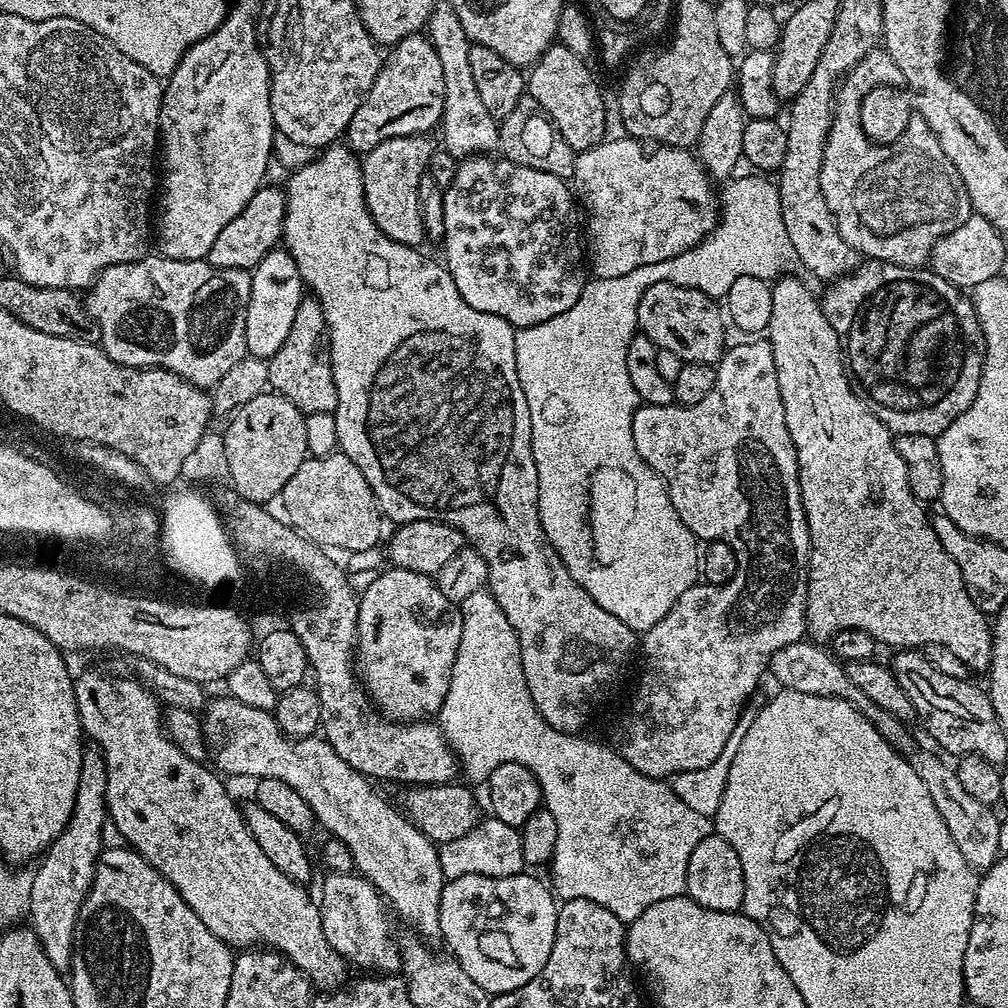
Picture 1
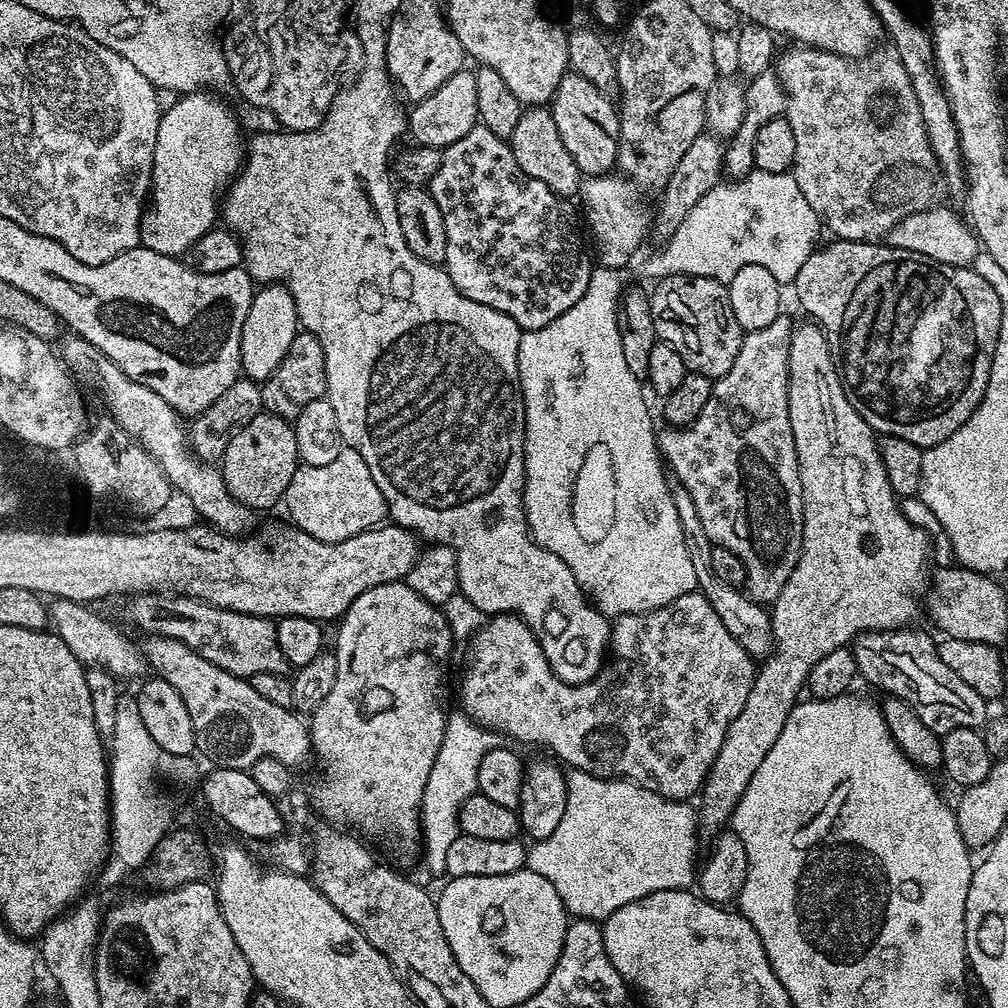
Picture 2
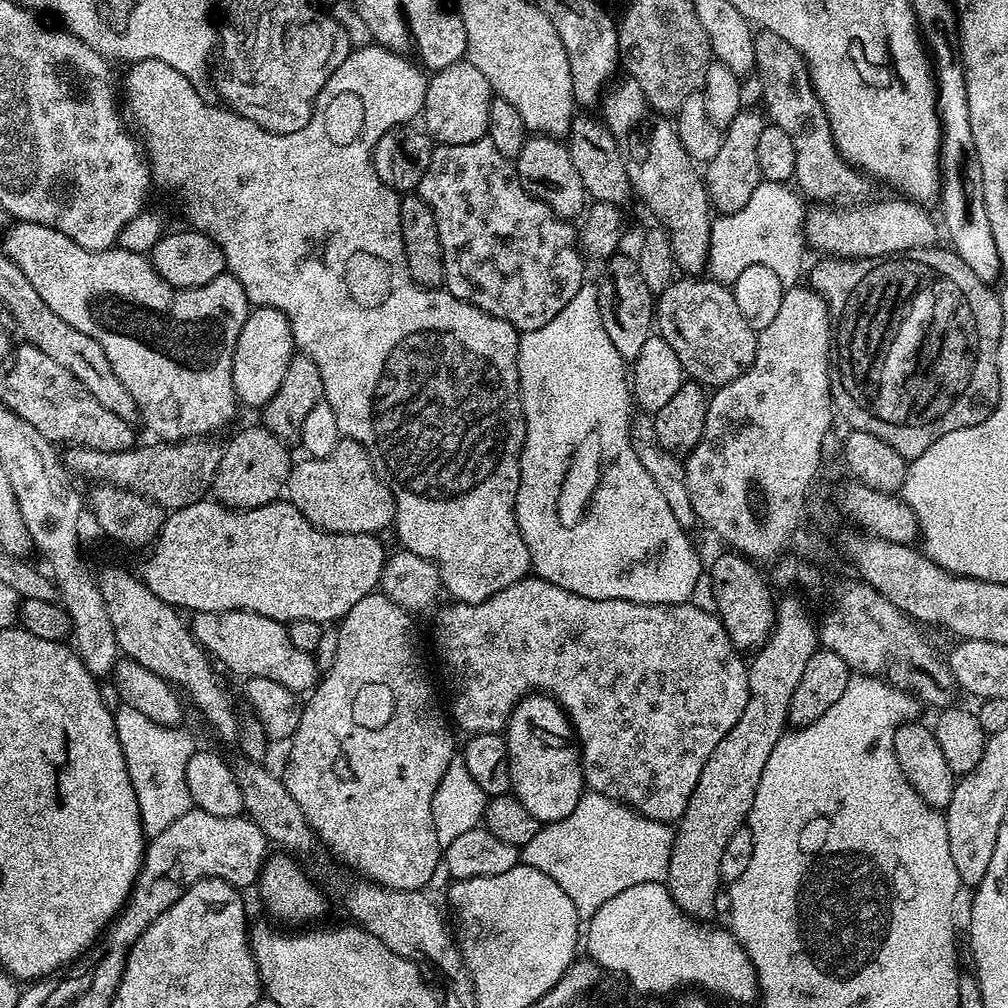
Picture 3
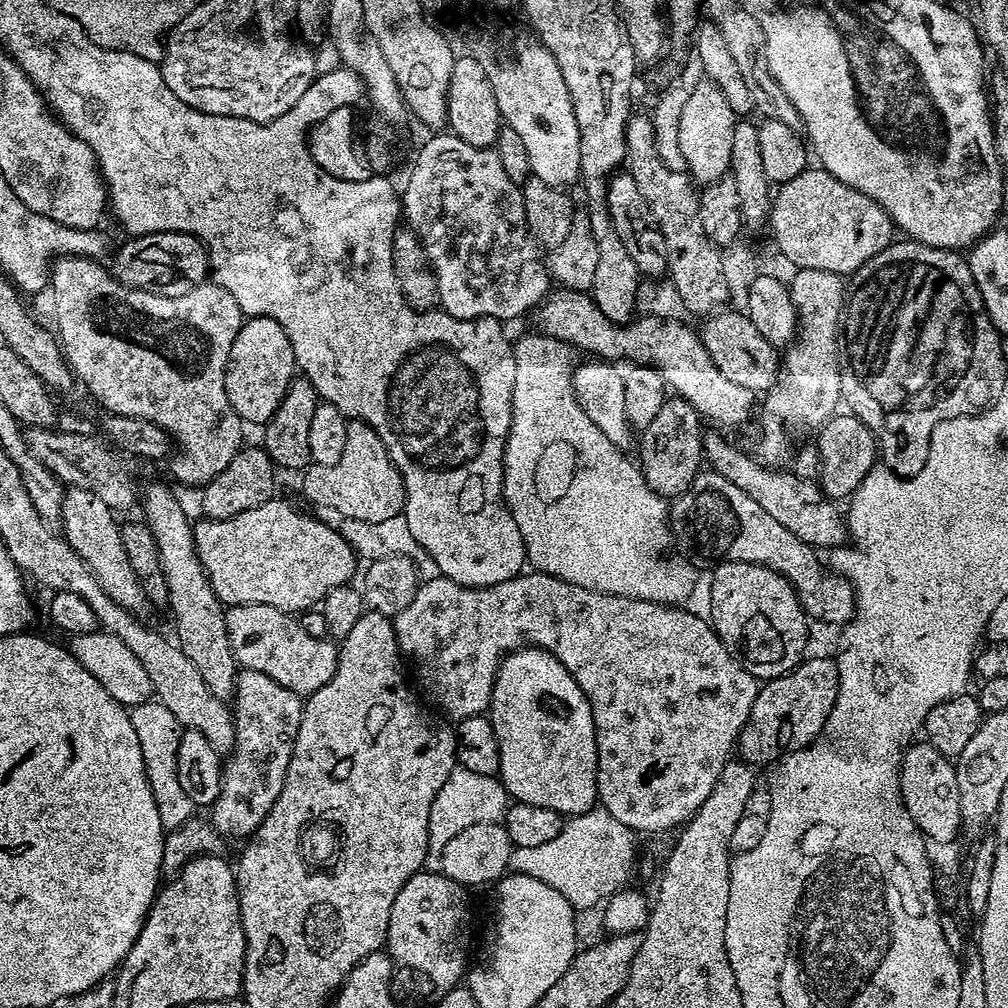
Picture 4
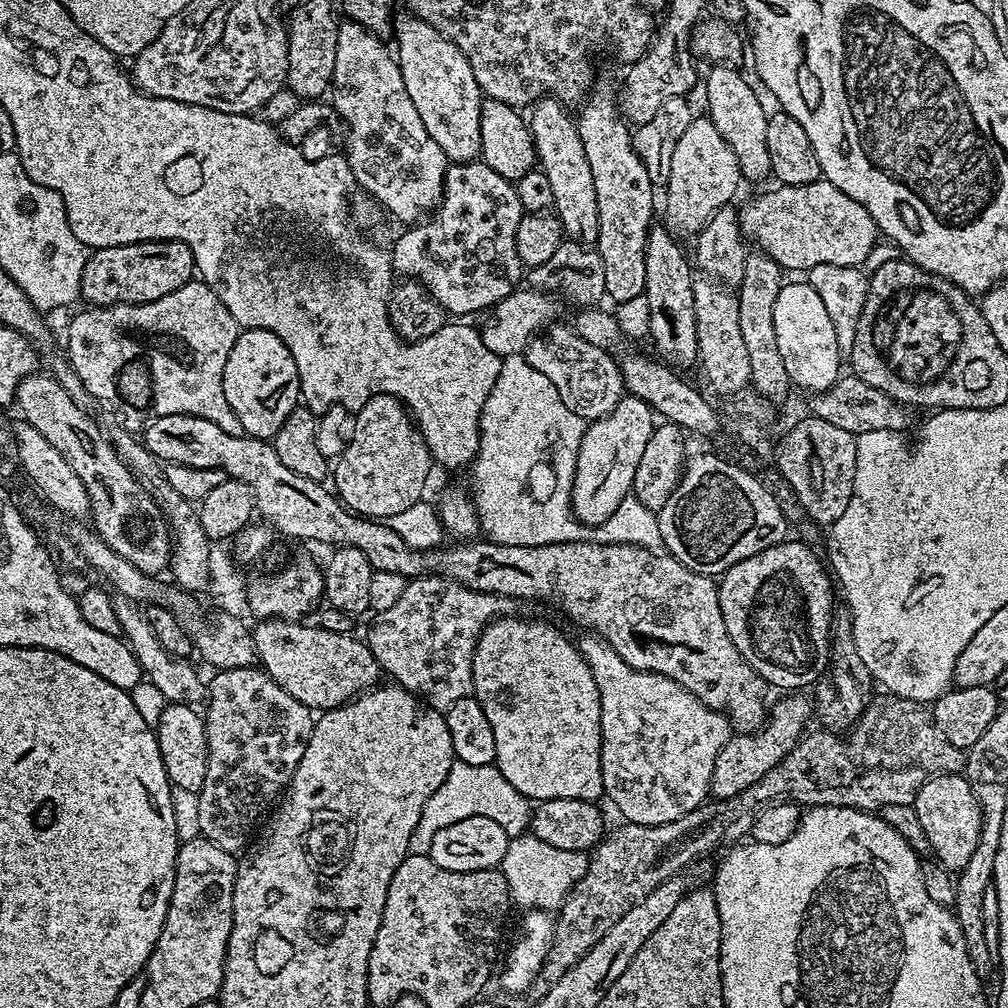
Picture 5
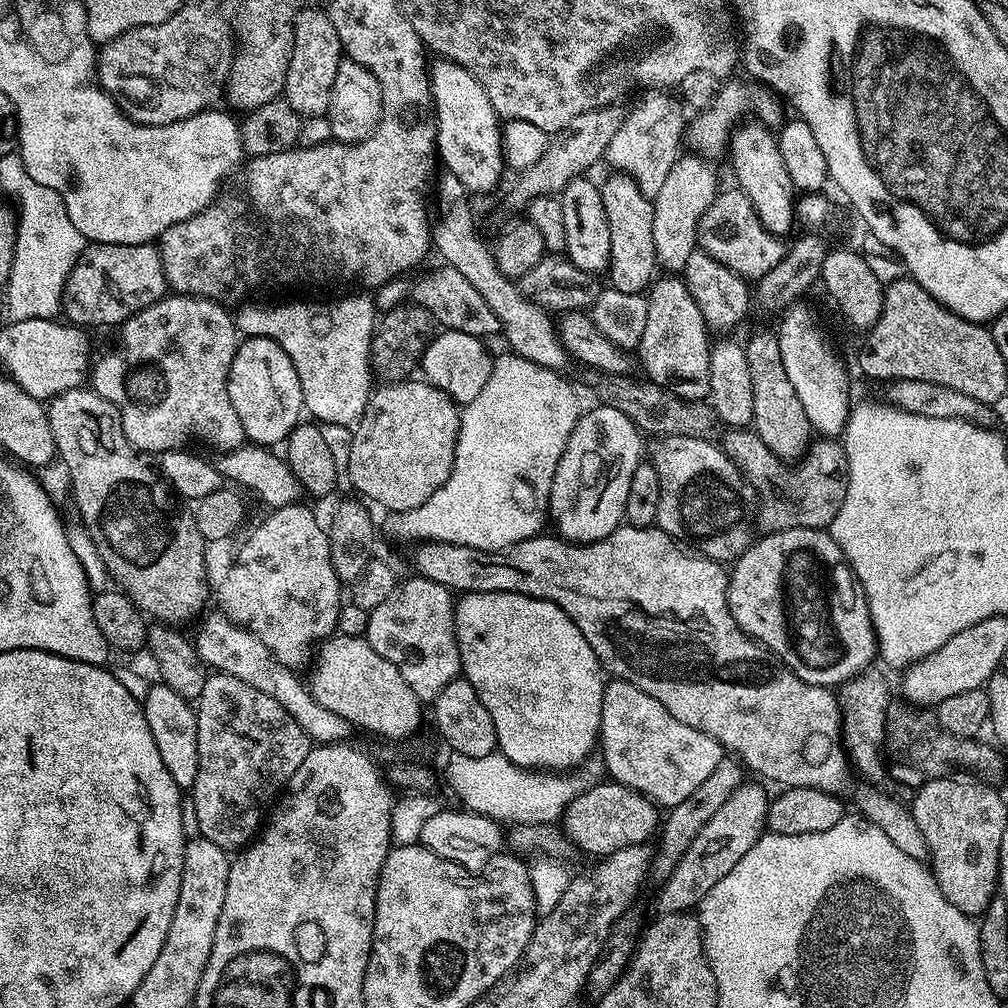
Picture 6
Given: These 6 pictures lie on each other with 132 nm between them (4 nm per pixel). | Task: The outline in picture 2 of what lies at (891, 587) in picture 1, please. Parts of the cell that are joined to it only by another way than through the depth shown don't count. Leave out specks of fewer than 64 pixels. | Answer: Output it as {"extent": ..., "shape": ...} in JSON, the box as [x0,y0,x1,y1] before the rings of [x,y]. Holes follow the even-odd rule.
{"extent":[698,323,930,834],"shape":[[[797,323],[793,327],[792,337],[790,338],[790,354],[788,355],[790,430],[794,434],[796,457],[802,478],[802,550],[798,554],[798,562],[794,566],[790,578],[786,578],[786,586],[782,586],[782,594],[778,594],[778,598],[771,601],[770,604],[773,643],[771,653],[763,657],[762,663],[757,667],[756,677],[750,686],[750,694],[746,698],[746,706],[742,706],[742,714],[738,714],[738,718],[734,718],[734,722],[730,722],[730,730],[726,730],[722,750],[718,750],[718,758],[714,758],[708,776],[704,780],[704,786],[698,793],[698,801],[700,800],[698,824],[703,831],[705,828],[706,831],[712,832],[711,834],[719,833],[731,821],[742,794],[746,794],[746,786],[750,786],[750,778],[754,778],[754,770],[758,770],[762,758],[766,758],[766,754],[770,754],[770,746],[774,746],[774,742],[778,742],[778,734],[782,734],[782,726],[786,726],[786,718],[790,718],[790,710],[796,707],[801,699],[800,691],[802,693],[805,691],[810,670],[814,670],[814,666],[818,666],[818,662],[822,662],[822,658],[826,658],[826,654],[830,654],[830,650],[838,650],[851,645],[862,632],[881,632],[887,628],[902,628],[911,625],[912,619],[919,612],[921,615],[922,589],[930,580],[930,568],[929,572],[927,568],[928,560],[930,564],[930,537],[923,527],[915,528],[904,517],[904,512],[900,509],[901,501],[898,499],[896,491],[890,486],[886,466],[880,457],[877,433],[873,432],[871,426],[860,417],[858,410],[854,410],[854,406],[850,406],[850,402],[840,385],[838,365],[832,360],[832,351],[828,345],[828,340],[824,337],[824,329],[820,327],[819,323],[808,323],[812,324]]]}

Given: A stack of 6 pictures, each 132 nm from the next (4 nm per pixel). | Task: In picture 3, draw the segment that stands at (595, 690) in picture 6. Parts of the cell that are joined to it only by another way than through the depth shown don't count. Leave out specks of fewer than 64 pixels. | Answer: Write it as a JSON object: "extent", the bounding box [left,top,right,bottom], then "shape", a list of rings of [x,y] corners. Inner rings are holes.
{"extent":[502,694,586,824],"shape":[[[543,694],[523,696],[514,706],[502,735],[508,747],[511,795],[544,824],[566,818],[578,806],[586,785],[572,724],[559,702]]]}

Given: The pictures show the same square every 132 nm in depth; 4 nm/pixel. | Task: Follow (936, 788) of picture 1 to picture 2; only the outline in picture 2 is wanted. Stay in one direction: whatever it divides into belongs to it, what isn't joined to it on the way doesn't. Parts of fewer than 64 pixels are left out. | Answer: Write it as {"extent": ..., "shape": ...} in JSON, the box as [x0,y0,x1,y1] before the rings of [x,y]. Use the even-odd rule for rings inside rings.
{"extent":[672,483,772,658],"shape":[[[678,483],[672,484],[672,497],[674,498],[674,510],[678,510],[678,522],[682,522],[682,539],[686,541],[686,550],[694,569],[694,578],[699,595],[704,595],[707,607],[722,618],[722,626],[730,630],[730,634],[753,658],[763,658],[772,650],[772,621],[770,612],[763,603],[750,602],[749,597],[735,584],[722,582],[718,574],[714,574],[714,547],[712,540],[702,527],[702,521],[698,518],[698,510],[694,507],[694,500],[690,498],[688,491]]]}

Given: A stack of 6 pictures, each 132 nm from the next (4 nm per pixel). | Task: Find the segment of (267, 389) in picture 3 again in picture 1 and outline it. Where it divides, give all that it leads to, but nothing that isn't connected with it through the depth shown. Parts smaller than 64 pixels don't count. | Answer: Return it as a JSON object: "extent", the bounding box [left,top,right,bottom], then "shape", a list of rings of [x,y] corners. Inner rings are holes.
{"extent":[246,246,306,360],"shape":[[[277,246],[273,252],[266,254],[256,268],[251,269],[252,285],[250,286],[250,306],[246,310],[246,346],[248,355],[259,360],[271,358],[282,350],[290,326],[294,326],[294,314],[306,295],[304,279],[298,274],[298,262],[283,246]]]}

